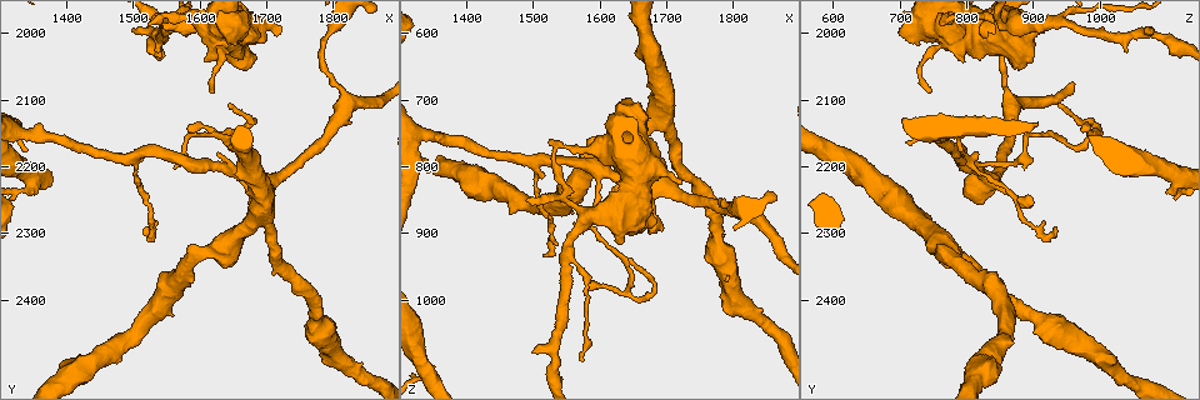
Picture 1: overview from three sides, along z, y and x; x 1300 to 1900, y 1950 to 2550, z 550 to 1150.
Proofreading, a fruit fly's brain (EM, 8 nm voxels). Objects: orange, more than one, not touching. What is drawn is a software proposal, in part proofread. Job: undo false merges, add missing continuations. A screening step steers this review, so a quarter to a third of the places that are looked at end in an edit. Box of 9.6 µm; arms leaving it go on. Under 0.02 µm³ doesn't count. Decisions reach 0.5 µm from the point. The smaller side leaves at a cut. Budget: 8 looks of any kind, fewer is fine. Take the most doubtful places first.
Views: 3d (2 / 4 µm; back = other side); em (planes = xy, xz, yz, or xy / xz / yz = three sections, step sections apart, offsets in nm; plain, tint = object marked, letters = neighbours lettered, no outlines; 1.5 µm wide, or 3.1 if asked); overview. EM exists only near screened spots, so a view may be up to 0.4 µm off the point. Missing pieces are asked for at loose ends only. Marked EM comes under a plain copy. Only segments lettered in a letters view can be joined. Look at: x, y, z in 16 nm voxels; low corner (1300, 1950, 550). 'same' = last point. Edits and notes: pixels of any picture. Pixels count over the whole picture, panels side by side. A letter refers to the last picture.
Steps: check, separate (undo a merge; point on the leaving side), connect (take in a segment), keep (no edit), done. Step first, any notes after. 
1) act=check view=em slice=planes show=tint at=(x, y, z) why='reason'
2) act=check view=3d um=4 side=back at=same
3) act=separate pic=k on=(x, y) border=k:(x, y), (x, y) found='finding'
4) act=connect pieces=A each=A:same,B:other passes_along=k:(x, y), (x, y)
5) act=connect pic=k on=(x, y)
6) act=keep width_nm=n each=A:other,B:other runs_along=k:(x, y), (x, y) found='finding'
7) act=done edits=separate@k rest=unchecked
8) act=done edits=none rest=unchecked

act=check view=em slice=xy step=4 show=letters at=(1635, 2000, 755) why='touches itself'

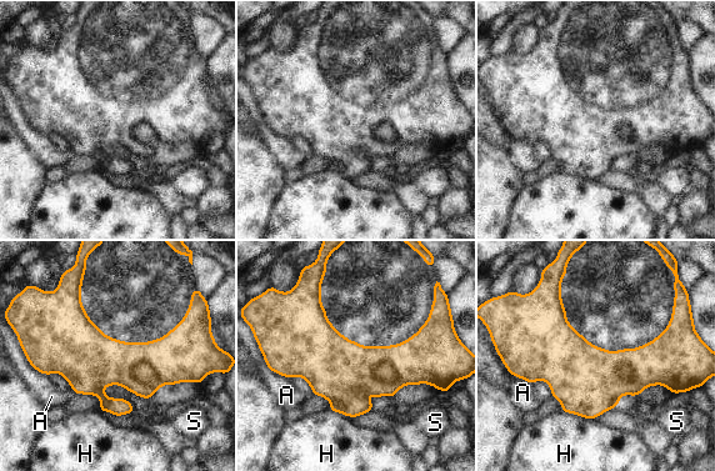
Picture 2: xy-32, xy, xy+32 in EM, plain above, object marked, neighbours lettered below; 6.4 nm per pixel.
act=keep width_nm=320 each=A:other,H:other,S:other border=2:(31, 366), (46, 376) found='continuous, no second neuron'

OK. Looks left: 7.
act=check view=em slice=planes show=letters at=(1585, 2145, 975) why='thin end'

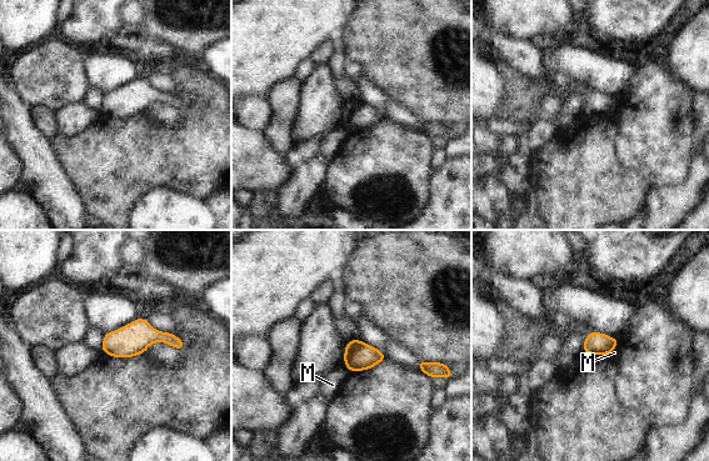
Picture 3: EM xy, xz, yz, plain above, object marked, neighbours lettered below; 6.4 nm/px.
act=keep longest_contact=M:60nm each=M:other border=3:(345, 366), (351, 371) found='none of them fits'

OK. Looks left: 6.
act=check view=3d um=2 at=(1605, 2200, 805) why='side arm on a straight run'

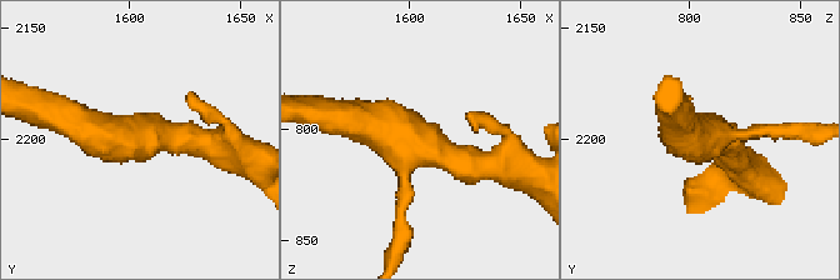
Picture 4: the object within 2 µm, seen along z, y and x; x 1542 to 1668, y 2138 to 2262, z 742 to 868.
act=check view=em slice=yz step=8 show=letters at=(1601, 2198, 805) arms=3 why='shape alone is not enough'

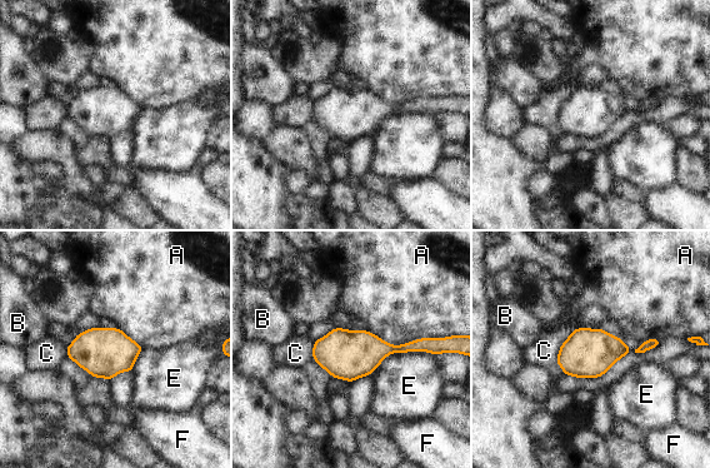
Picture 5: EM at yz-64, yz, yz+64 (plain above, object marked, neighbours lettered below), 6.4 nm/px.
act=keep width_nm=320 each=A:other,B:other,C:other,E:other,F:other border=5:(579, 327), (560, 345), (555, 363) found='continuous, no second neuron'

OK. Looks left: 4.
act=done edits=none rest=unchecked

